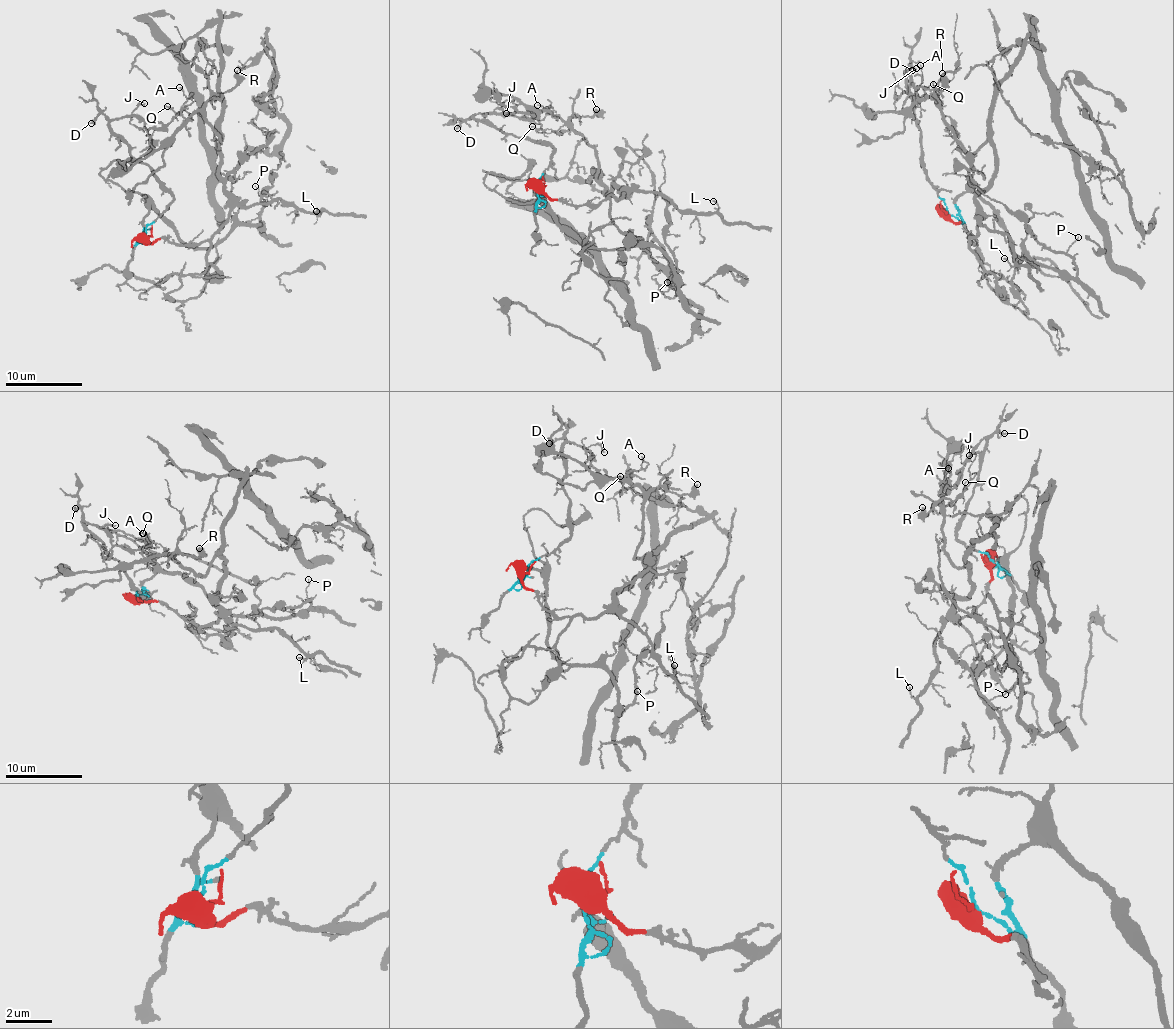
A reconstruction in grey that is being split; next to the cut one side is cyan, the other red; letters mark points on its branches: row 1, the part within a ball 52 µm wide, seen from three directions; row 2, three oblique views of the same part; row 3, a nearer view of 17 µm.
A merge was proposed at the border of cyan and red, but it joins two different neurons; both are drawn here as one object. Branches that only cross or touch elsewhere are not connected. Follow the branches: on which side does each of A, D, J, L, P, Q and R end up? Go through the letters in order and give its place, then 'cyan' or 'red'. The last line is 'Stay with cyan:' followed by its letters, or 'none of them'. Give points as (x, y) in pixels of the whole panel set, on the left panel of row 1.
A: at (179, 87); red
D: at (91, 123); cyan
J: at (144, 103); cyan
L: at (316, 211); red
P: at (255, 186); cyan
Q: at (167, 106); red
R: at (237, 70); red
Stay with cyan: D, J, P

